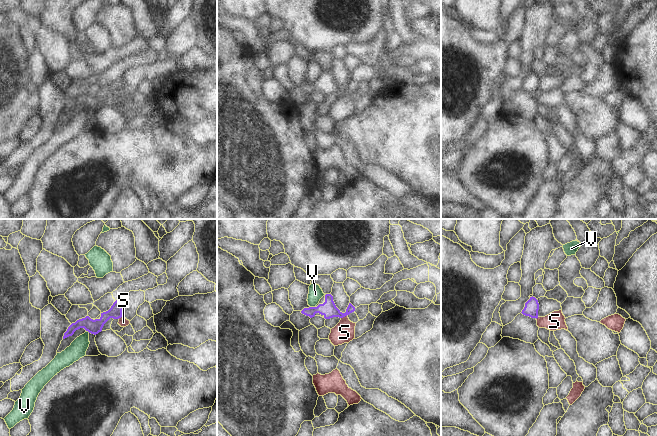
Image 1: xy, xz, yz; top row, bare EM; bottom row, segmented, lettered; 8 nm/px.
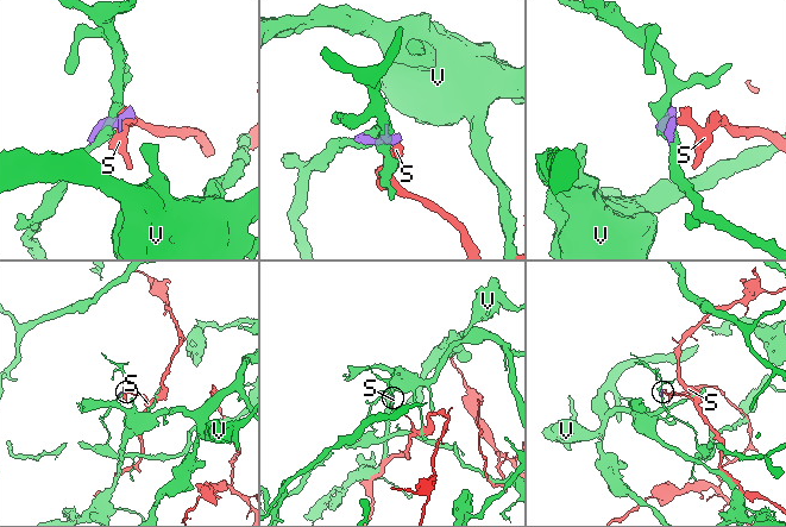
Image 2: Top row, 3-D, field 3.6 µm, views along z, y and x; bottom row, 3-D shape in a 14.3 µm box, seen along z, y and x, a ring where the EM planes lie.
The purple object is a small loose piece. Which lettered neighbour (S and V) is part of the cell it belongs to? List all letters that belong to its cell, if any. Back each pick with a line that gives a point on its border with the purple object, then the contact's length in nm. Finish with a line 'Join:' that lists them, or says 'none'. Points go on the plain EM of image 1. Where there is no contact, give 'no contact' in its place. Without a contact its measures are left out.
Join: none

